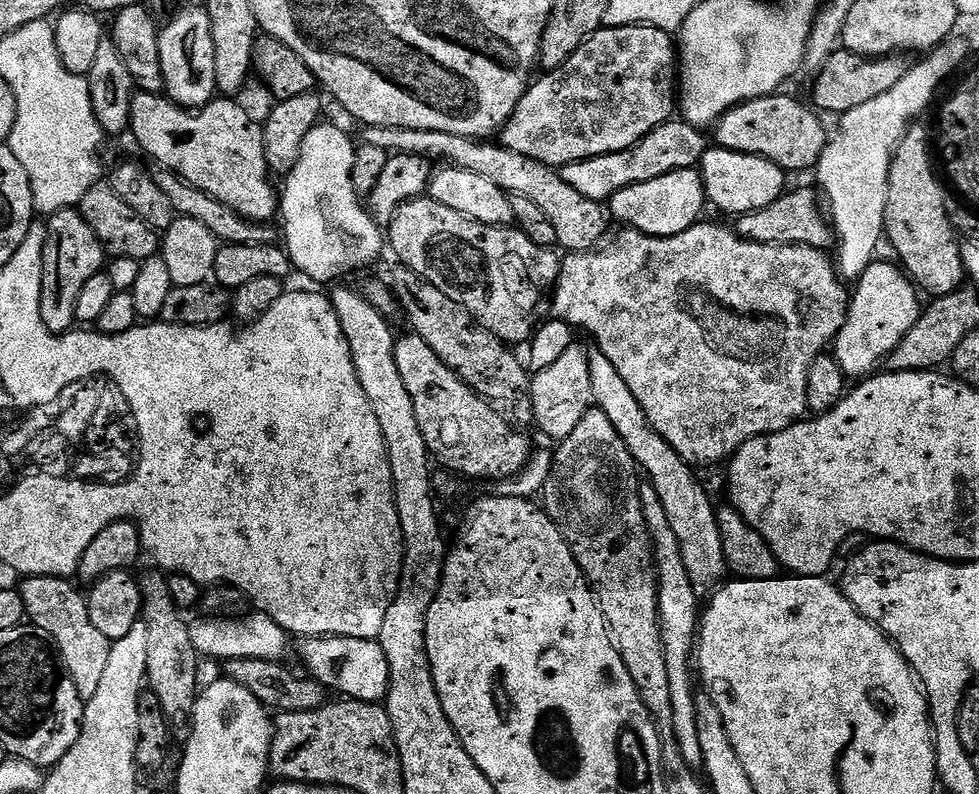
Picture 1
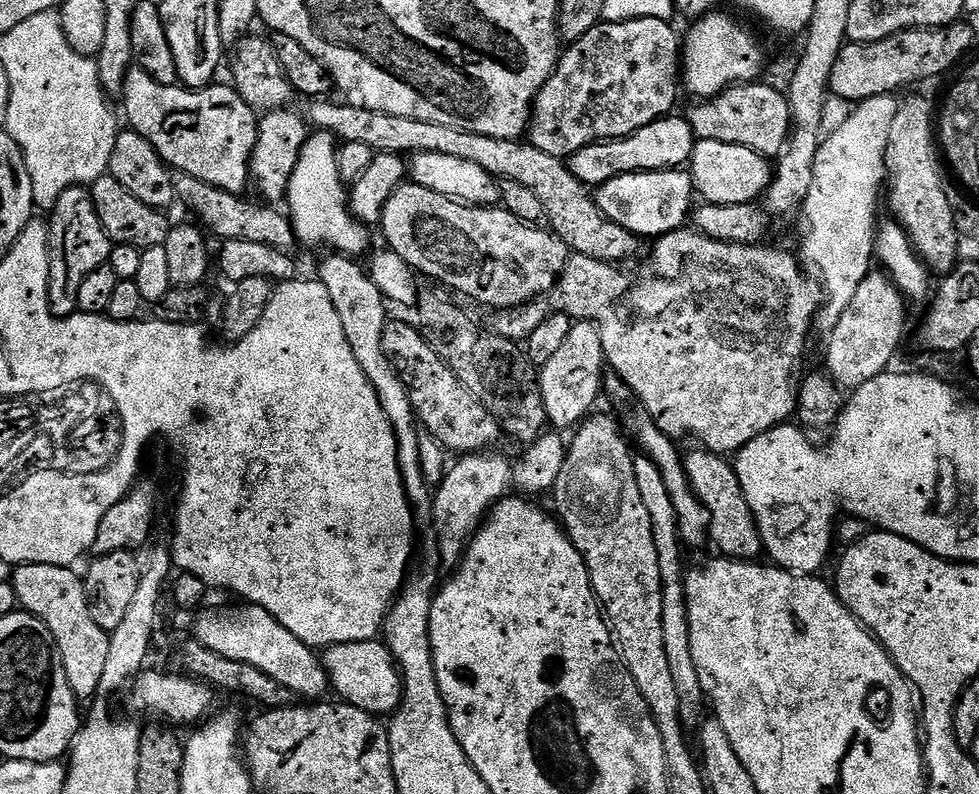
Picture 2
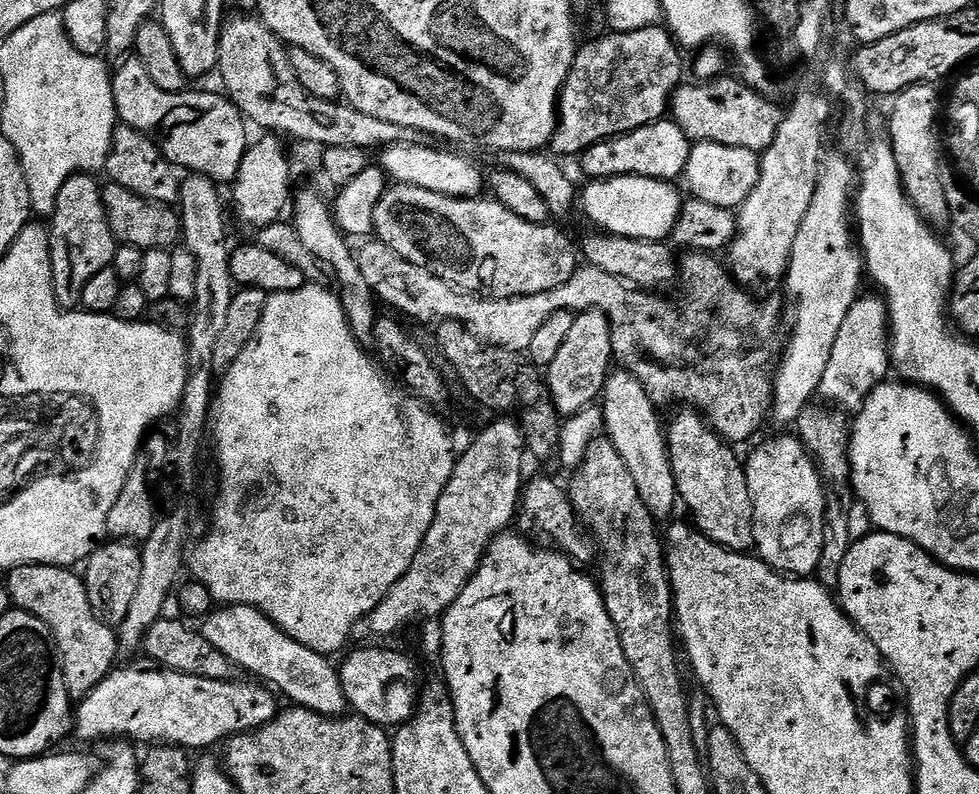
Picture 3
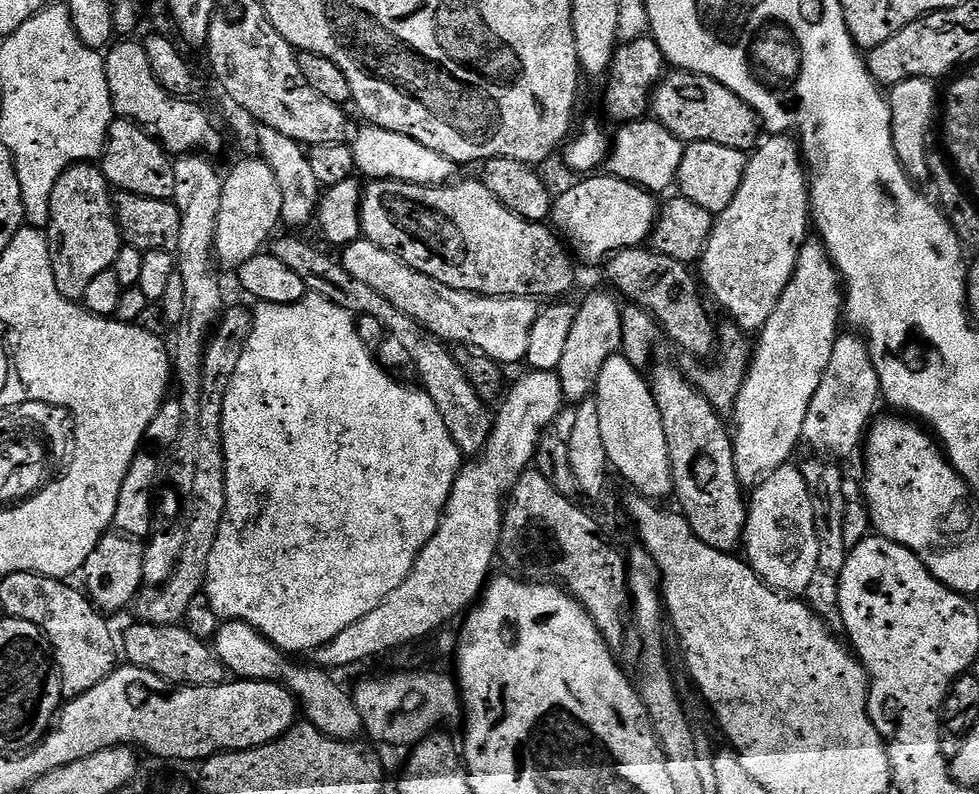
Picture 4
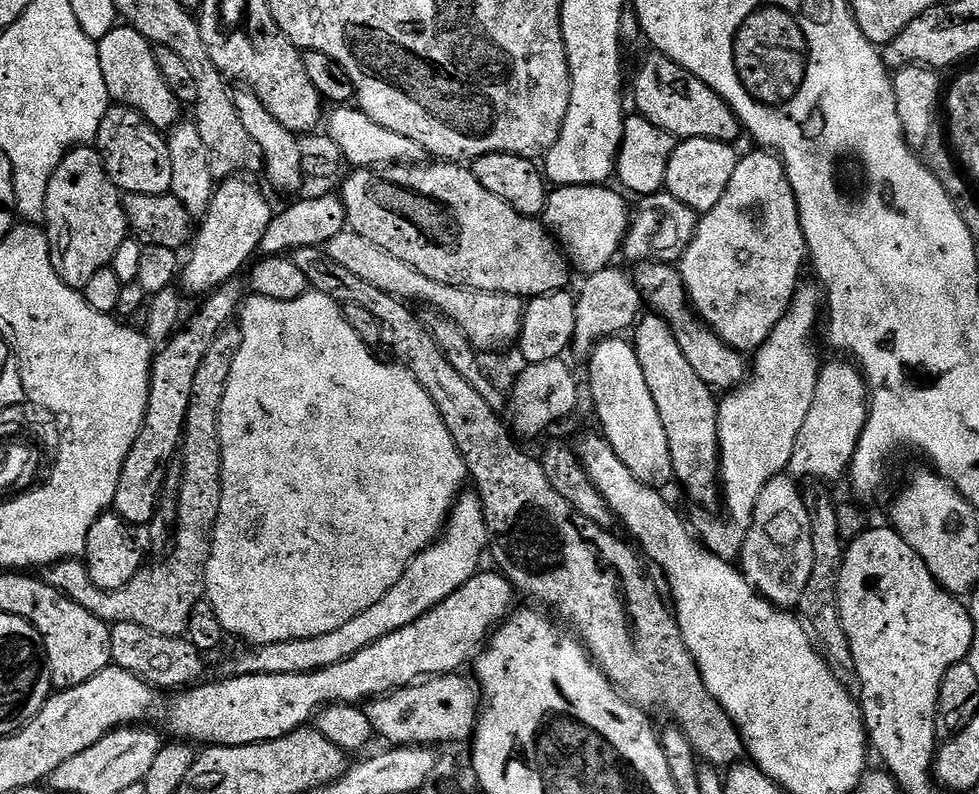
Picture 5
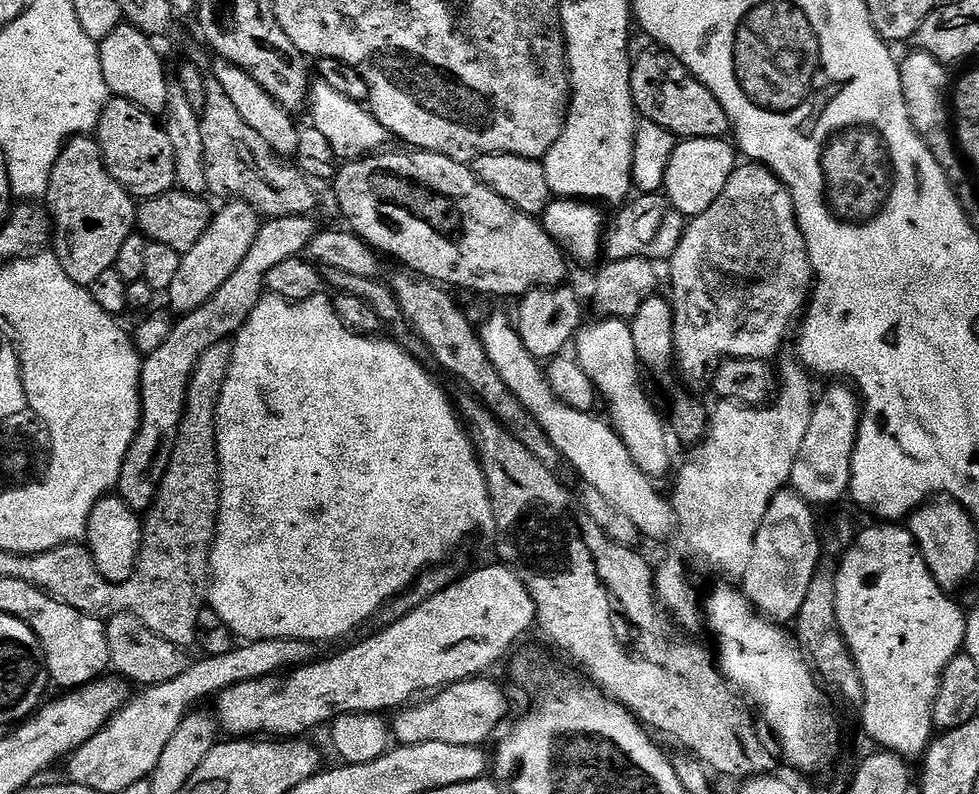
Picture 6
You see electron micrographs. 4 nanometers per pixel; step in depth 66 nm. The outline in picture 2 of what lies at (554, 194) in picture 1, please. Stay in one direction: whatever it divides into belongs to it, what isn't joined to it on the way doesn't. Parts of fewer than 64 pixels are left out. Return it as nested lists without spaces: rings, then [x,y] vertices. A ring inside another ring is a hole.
[[[316,98],[306,111],[306,120],[313,129],[330,132],[337,141],[349,144],[362,142],[370,146],[373,153],[390,154],[450,154],[450,158],[463,158],[482,166],[497,181],[522,182],[542,202],[547,227],[562,242],[566,242],[569,253],[580,255],[584,260],[596,260],[599,264],[619,266],[623,260],[632,260],[640,252],[641,237],[611,221],[596,204],[596,197],[589,185],[582,183],[569,170],[567,163],[546,150],[538,150],[523,139],[503,140],[486,138],[486,134],[470,134],[466,130],[454,130],[454,126],[438,126],[438,122],[418,122],[414,118],[398,118],[394,114],[382,114],[374,110],[356,108],[353,104],[327,104],[324,98]]]

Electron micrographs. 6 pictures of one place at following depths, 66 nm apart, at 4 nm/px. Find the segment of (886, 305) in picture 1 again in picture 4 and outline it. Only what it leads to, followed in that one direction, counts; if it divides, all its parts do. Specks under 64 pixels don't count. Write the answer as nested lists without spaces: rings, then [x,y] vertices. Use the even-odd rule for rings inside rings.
[[[842,334],[837,338],[834,354],[830,354],[830,366],[826,366],[826,374],[822,374],[822,382],[814,394],[814,402],[810,402],[810,410],[806,414],[806,422],[802,426],[803,443],[805,445],[808,443],[816,451],[813,453],[824,458],[848,456],[859,444],[861,447],[862,441],[877,415],[876,403],[881,403],[882,400],[878,370],[872,361],[869,345],[859,335],[857,336]]]

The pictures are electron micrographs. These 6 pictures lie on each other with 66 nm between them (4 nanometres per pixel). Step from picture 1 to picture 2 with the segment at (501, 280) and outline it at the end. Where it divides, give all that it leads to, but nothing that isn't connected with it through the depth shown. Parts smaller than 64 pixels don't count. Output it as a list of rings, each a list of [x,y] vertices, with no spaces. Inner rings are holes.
[[[411,182],[401,184],[390,202],[386,202],[383,228],[387,247],[398,253],[421,277],[429,276],[491,310],[516,310],[531,305],[535,296],[547,297],[570,262],[566,242],[547,227],[523,224],[502,206],[461,204],[459,200],[451,200]]]

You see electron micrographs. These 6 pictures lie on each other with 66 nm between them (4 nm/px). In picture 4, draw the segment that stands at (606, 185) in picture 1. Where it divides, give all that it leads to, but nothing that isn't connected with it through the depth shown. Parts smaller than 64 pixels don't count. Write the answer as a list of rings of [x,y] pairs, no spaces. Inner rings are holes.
[[[641,118],[625,123],[611,141],[610,151],[606,159],[606,168],[618,179],[628,180],[653,194],[660,194],[677,183],[684,157],[685,141],[679,140],[675,134],[655,118]]]

